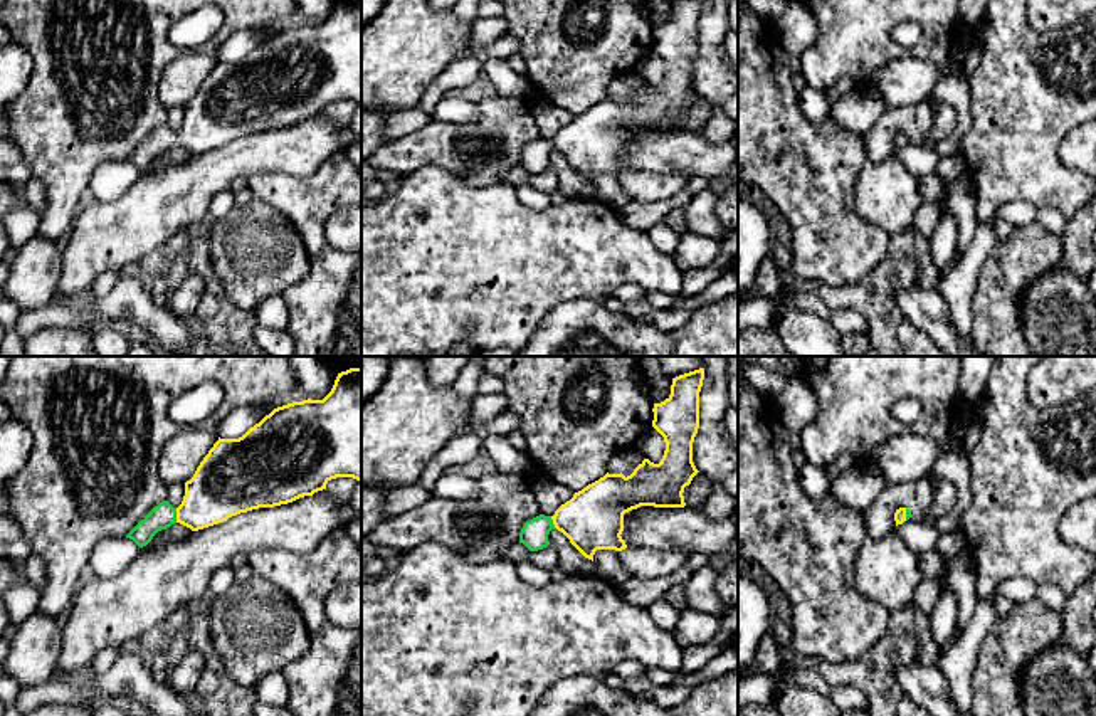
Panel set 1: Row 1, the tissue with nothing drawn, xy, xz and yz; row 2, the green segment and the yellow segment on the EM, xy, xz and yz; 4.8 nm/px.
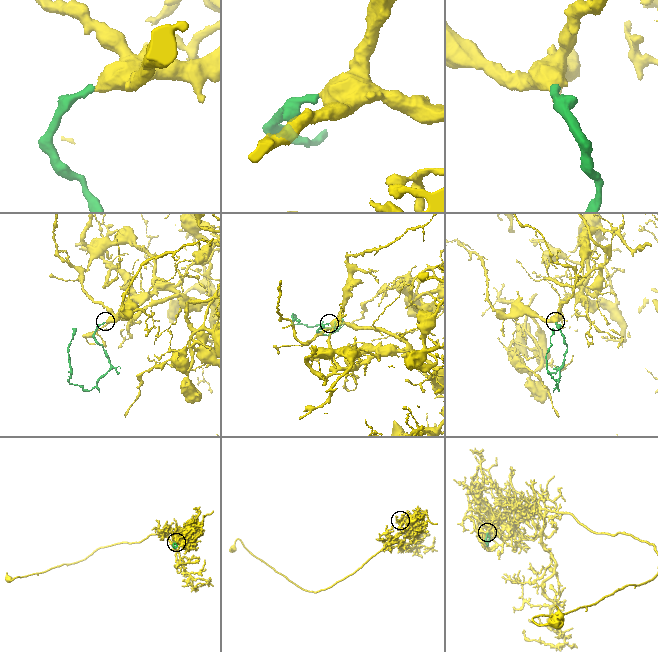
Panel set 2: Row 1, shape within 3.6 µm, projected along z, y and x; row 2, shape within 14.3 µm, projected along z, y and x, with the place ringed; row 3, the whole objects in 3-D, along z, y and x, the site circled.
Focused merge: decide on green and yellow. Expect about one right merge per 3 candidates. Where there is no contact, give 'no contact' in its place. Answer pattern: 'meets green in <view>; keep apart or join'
meets green in xy; join

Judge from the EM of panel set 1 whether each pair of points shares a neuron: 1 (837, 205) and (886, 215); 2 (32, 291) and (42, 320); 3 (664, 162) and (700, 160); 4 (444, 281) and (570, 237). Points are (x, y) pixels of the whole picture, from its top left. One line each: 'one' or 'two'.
1: two
2: two
3: one
4: one

